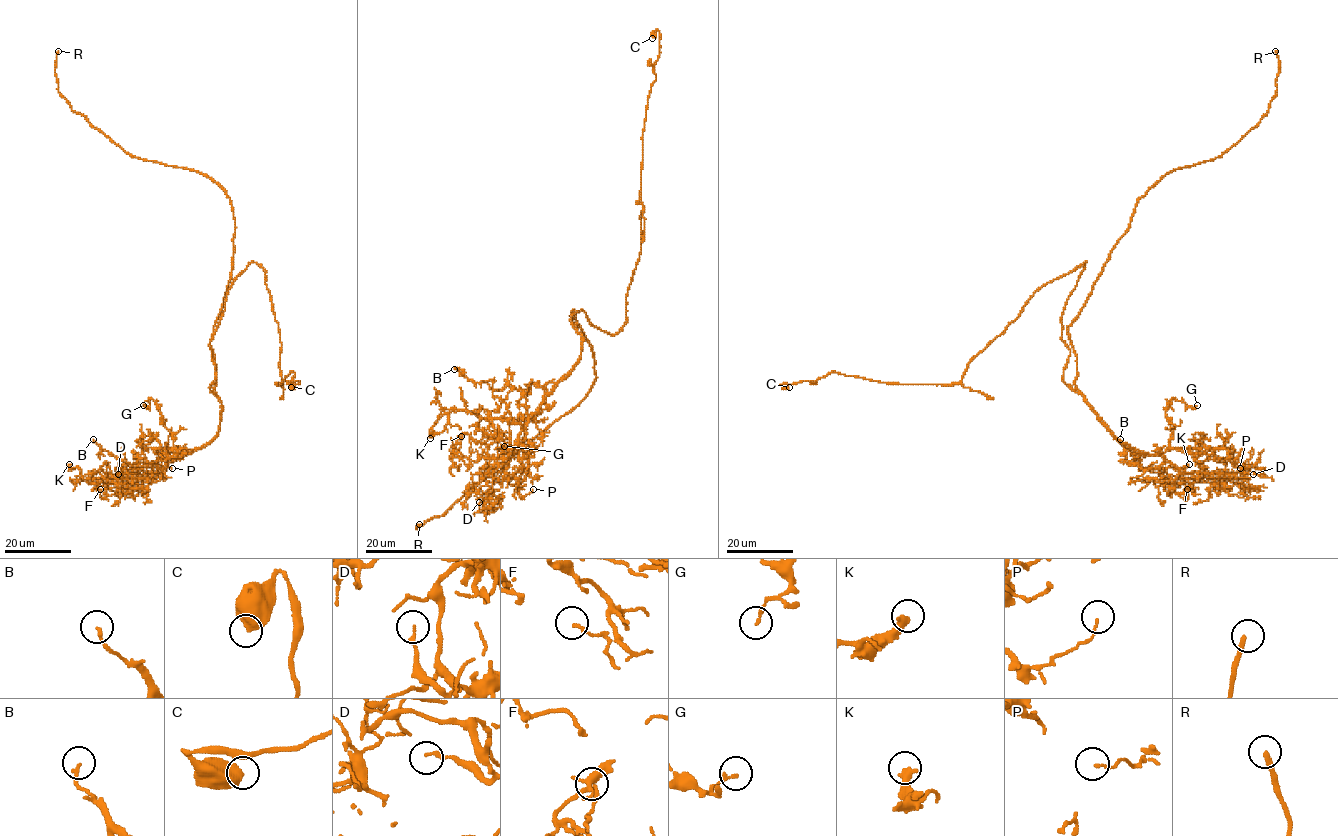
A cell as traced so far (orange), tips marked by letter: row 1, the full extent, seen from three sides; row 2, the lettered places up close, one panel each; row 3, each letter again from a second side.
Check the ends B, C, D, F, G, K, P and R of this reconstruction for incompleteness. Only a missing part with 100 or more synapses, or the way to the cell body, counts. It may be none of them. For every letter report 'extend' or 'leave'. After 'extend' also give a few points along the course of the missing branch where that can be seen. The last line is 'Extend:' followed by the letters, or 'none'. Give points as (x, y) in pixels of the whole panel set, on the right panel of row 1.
B: leave
C: leave
D: leave
F: leave
G: leave
K: leave
P: leave
R: extend
Extend: R

